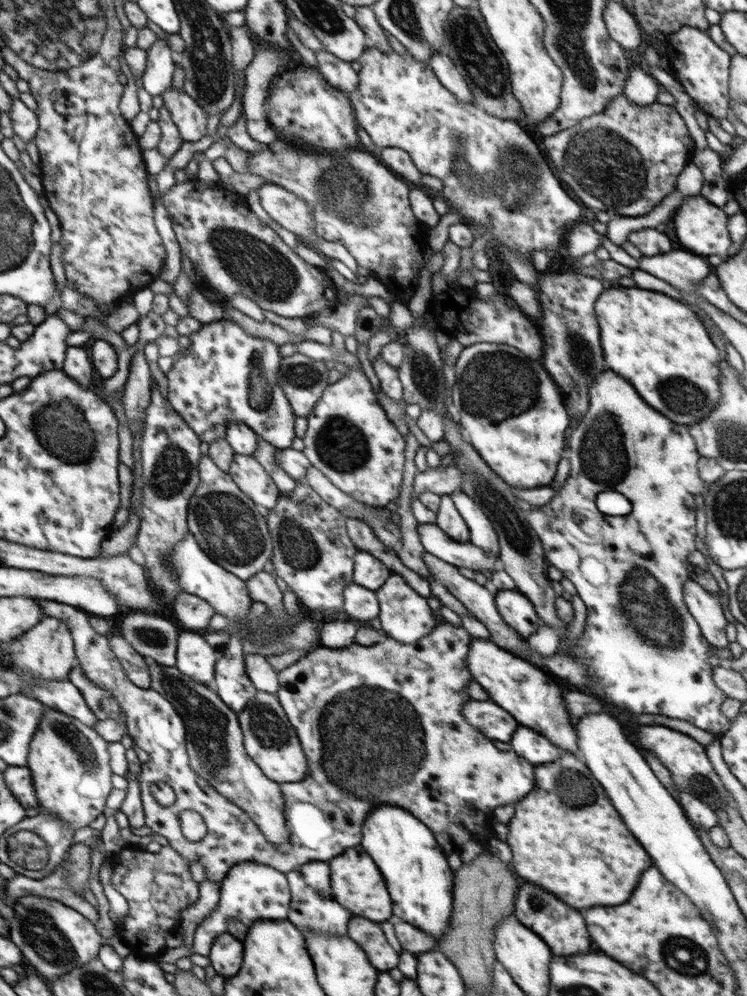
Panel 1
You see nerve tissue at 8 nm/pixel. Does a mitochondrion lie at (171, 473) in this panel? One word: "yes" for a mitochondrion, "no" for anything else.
yes

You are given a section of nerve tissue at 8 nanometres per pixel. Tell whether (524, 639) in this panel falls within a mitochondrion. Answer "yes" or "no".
no

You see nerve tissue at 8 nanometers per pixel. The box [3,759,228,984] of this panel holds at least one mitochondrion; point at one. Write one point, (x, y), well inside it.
(64, 953)

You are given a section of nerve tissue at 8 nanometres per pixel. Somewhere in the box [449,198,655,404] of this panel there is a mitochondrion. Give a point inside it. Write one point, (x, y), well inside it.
(580, 354)

